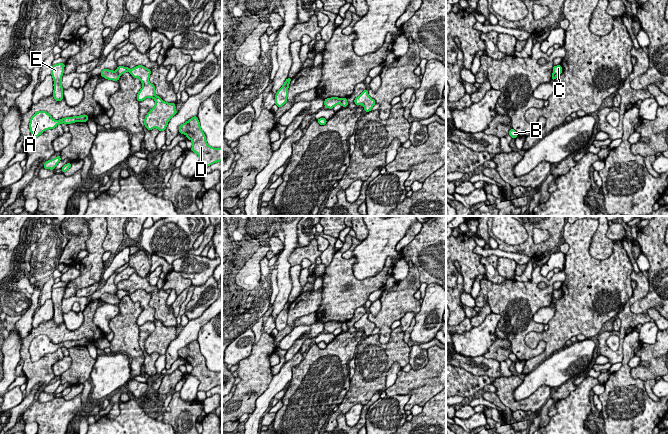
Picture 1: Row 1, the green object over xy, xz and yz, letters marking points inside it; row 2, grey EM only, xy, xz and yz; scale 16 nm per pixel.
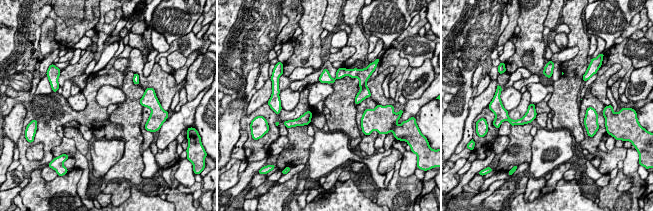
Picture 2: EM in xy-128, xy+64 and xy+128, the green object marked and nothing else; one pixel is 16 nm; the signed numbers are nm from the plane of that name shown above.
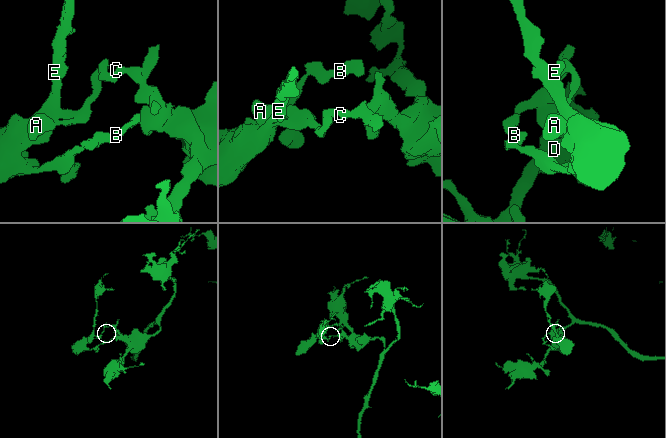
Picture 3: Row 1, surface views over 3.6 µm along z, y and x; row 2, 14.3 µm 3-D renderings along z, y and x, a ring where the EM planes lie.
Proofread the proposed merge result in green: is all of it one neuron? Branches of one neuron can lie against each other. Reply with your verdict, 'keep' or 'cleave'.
cleave

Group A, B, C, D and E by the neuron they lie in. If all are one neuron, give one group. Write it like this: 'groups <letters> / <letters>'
groups A B E / C D

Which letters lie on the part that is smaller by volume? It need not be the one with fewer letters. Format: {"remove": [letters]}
{"remove": ["A", "B", "E"]}

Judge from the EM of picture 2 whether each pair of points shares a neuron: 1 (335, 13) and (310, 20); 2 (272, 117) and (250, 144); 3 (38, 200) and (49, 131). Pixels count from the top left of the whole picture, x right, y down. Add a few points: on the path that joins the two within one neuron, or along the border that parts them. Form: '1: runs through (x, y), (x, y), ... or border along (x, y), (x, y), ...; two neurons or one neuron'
1: border along (326, 10), (321, 23), (323, 29); two neurons
2: runs through (272, 126), (272, 133), (259, 144); one neuron
3: border along (37, 167), (29, 173); two neurons

